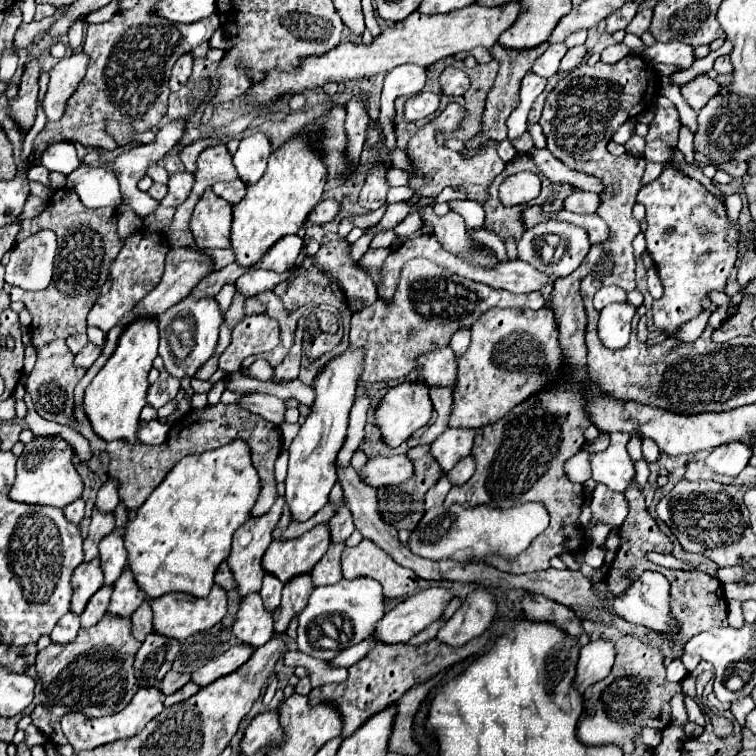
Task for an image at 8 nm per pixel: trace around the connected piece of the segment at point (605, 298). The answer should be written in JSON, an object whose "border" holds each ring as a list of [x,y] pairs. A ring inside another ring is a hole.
{"border":[[[605,286],[603,290],[599,290],[599,310],[611,302],[623,302],[623,300],[627,300],[627,294],[623,288]]]}

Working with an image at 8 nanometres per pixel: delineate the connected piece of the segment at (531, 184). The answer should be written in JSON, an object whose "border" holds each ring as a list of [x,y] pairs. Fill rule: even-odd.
{"border":[[[519,172],[509,176],[501,184],[499,198],[509,206],[527,204],[539,194],[539,188],[541,188],[541,180],[535,172]]]}

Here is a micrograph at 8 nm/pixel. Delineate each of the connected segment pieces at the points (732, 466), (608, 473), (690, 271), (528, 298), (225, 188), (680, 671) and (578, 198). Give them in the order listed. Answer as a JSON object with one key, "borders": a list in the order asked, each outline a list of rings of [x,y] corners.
{"borders":[[[[731,442],[725,446],[715,448],[707,460],[705,466],[717,474],[727,474],[727,476],[737,476],[749,462],[751,458],[751,448],[747,444]]],[[[611,432],[609,438],[611,446],[605,452],[597,452],[591,456],[593,480],[605,484],[615,492],[625,492],[635,478],[635,462],[625,448],[631,436],[623,432]]],[[[669,162],[659,178],[639,190],[637,202],[647,210],[647,252],[655,262],[665,290],[663,296],[653,302],[653,324],[667,336],[675,336],[681,324],[705,312],[703,302],[709,300],[709,292],[725,290],[739,260],[741,230],[737,222],[729,224],[723,196],[713,196],[699,180],[685,176]]],[[[409,262],[409,276],[401,276],[399,288],[391,303],[386,304],[377,299],[372,305],[360,312],[353,313],[351,318],[349,347],[367,344],[365,368],[361,380],[379,382],[393,378],[407,378],[419,374],[415,368],[415,356],[419,352],[431,352],[431,348],[447,348],[451,336],[457,330],[467,330],[485,314],[489,308],[531,308],[539,310],[545,306],[541,292],[513,296],[507,290],[495,290],[487,284],[467,280],[463,276],[451,274],[445,268],[425,262]]],[[[233,180],[233,182],[221,182],[221,184],[215,184],[211,190],[213,190],[217,196],[225,198],[227,202],[237,204],[237,202],[245,196],[245,188],[247,188],[247,186],[245,186],[241,180]]],[[[673,660],[667,666],[667,680],[669,682],[681,682],[685,676],[687,676],[687,670],[683,668],[683,662],[681,660]]],[[[573,190],[571,196],[563,200],[563,208],[577,214],[593,214],[599,206],[599,196],[595,192],[585,190]]]]}

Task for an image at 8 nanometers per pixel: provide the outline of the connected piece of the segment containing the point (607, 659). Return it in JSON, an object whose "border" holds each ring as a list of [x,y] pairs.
{"border":[[[607,640],[589,642],[585,648],[581,648],[579,662],[577,662],[577,674],[573,678],[573,688],[583,694],[591,684],[603,680],[615,662],[615,648]]]}

